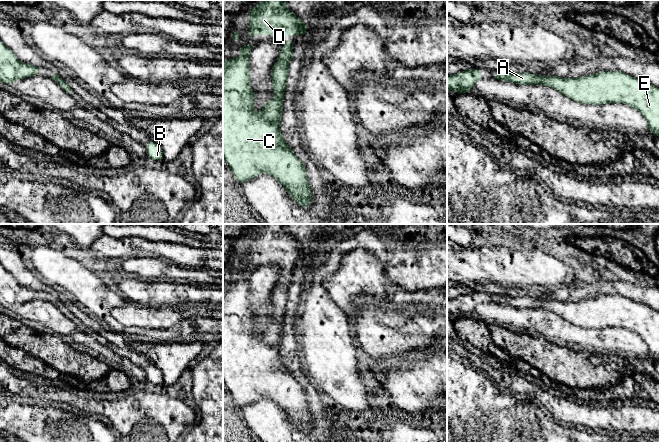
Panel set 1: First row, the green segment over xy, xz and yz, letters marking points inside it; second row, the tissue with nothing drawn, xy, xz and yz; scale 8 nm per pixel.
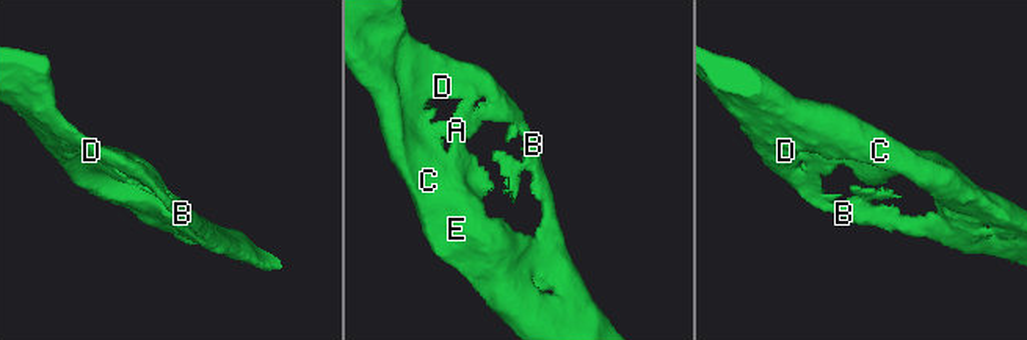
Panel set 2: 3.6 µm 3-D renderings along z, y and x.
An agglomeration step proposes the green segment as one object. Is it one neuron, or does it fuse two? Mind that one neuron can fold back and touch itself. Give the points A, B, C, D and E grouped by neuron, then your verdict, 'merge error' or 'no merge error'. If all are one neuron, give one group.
A B C D E | no merge error

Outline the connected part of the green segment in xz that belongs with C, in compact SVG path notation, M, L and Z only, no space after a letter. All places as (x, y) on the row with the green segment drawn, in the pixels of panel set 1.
M288 39L279 50L279 61L271 68L273 92L276 94L272 101L266 101L261 113L253 109L257 96L251 87L249 74L249 57L252 46L249 42L239 47L240 56L236 59L225 59L223 64L223 157L231 169L235 179L242 185L254 179L260 173L267 173L276 178L287 190L290 197L305 210L311 202L307 198L310 194L314 203L309 178L306 174L304 162L284 141L280 131L281 114L283 110L284 93L289 78L289 62L294 59L293 41Z

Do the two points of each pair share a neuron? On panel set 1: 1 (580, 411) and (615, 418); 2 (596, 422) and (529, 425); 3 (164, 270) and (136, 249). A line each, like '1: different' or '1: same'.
1: different
2: different
3: different

